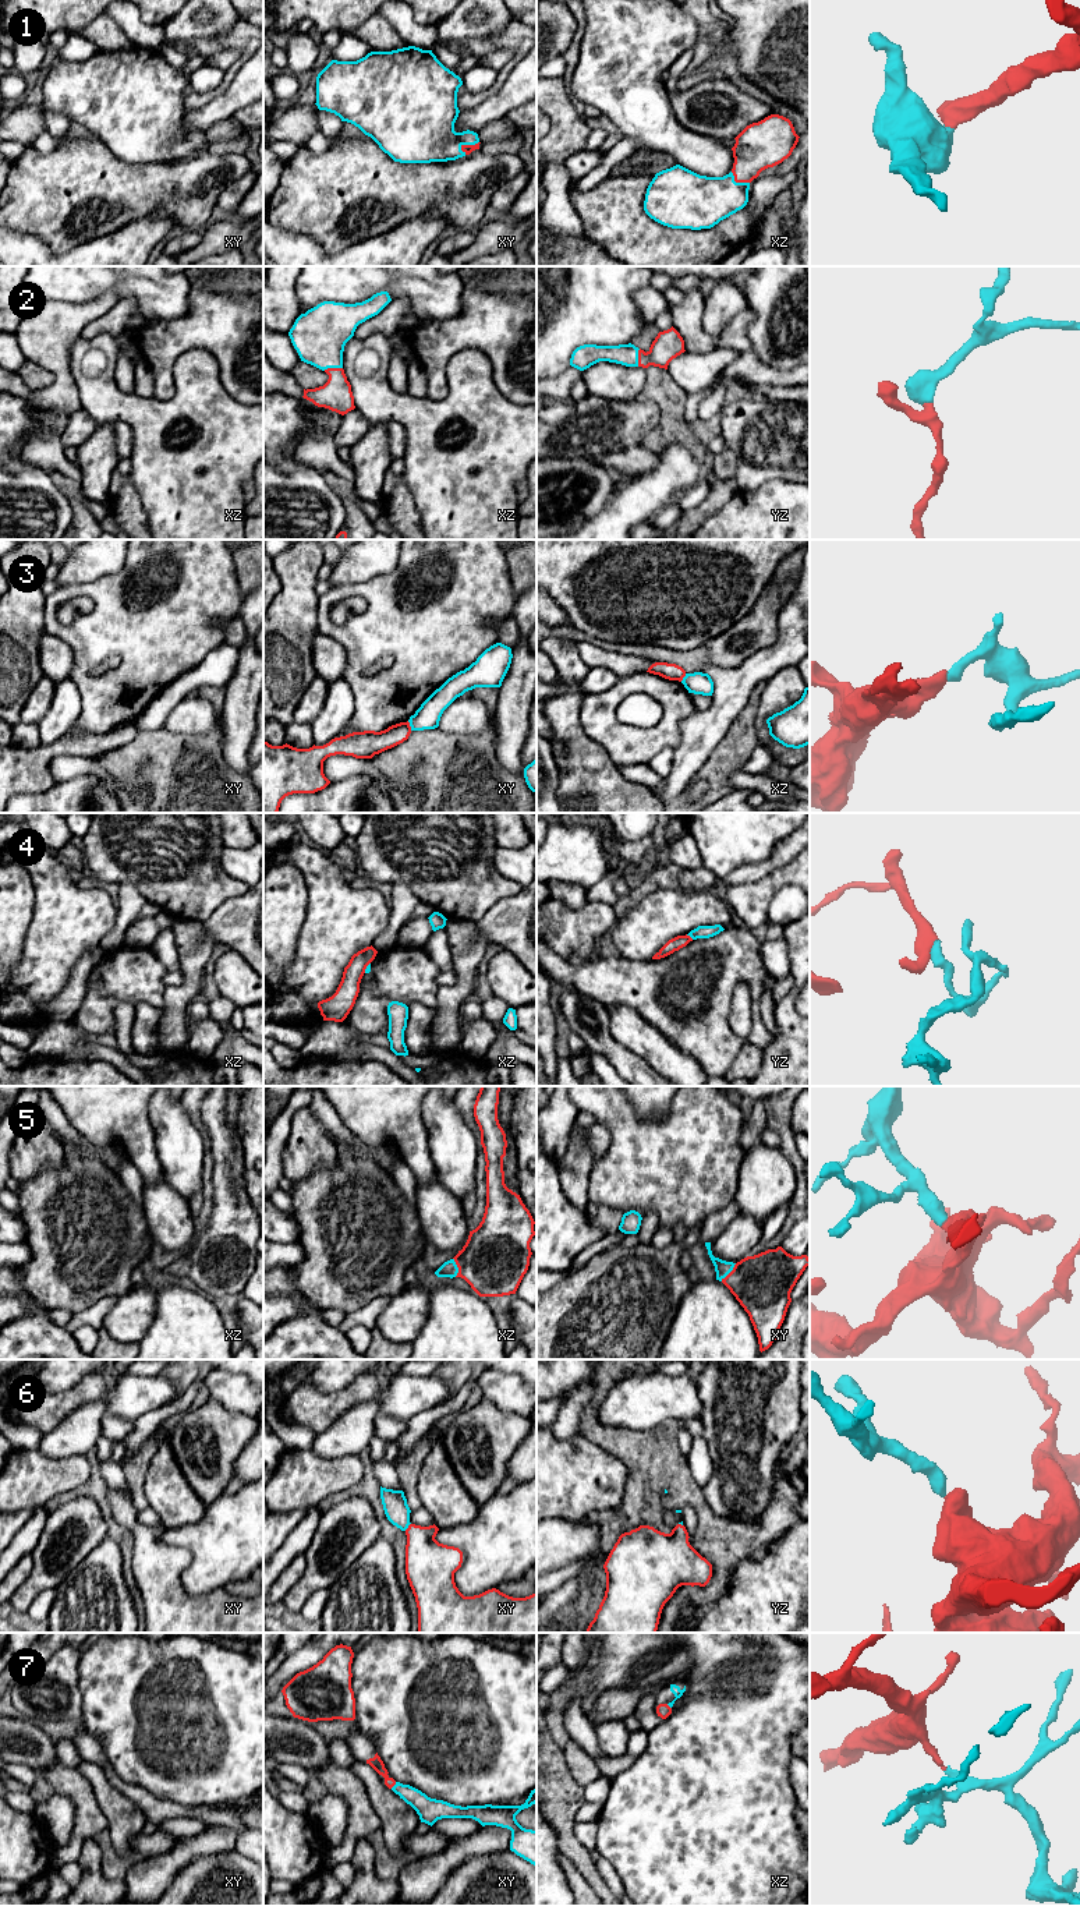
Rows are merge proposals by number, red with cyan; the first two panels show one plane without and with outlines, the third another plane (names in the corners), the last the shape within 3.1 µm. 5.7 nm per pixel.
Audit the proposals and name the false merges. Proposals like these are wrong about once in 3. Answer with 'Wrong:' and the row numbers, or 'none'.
Wrong: 3, 4

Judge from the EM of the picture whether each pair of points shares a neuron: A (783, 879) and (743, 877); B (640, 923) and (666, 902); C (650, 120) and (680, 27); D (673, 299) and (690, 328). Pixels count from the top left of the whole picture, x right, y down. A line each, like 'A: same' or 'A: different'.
A: different
B: same
C: same
D: different

